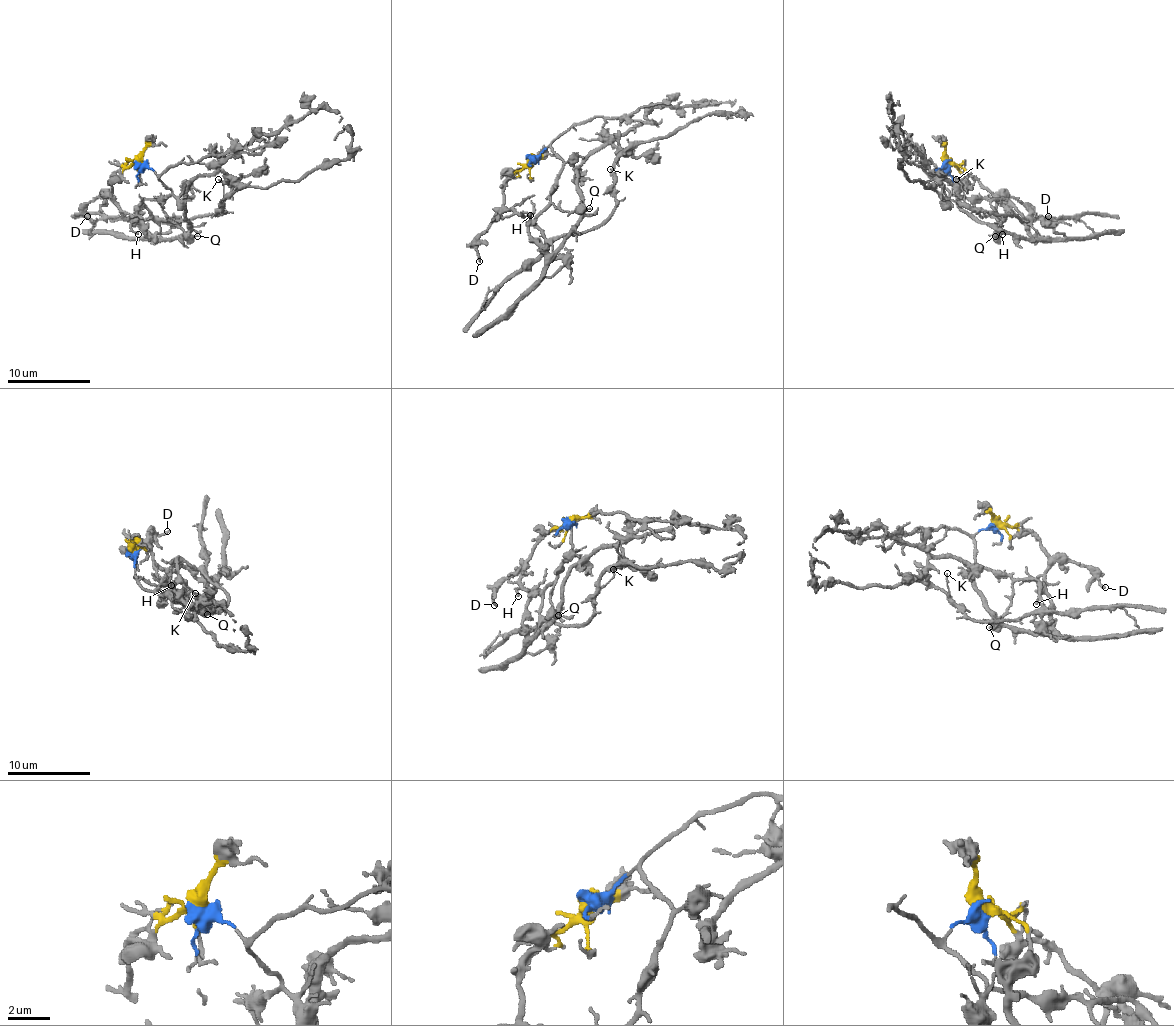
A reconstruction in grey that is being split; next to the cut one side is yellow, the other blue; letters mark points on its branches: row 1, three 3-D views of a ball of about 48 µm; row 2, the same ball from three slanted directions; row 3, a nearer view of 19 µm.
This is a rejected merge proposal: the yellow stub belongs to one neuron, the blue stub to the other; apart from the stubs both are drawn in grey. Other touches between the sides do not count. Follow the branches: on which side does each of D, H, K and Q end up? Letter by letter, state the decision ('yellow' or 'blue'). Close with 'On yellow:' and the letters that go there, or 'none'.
D: yellow
H: yellow
K: blue
Q: blue
On yellow: D, H

